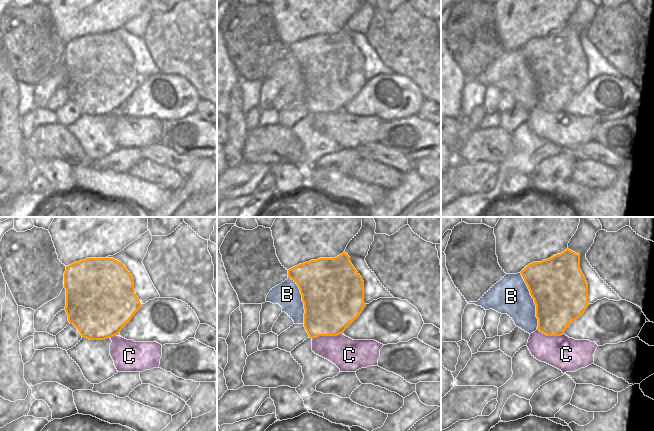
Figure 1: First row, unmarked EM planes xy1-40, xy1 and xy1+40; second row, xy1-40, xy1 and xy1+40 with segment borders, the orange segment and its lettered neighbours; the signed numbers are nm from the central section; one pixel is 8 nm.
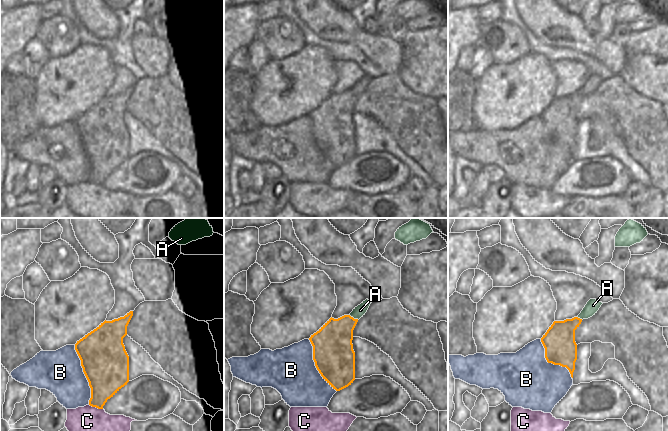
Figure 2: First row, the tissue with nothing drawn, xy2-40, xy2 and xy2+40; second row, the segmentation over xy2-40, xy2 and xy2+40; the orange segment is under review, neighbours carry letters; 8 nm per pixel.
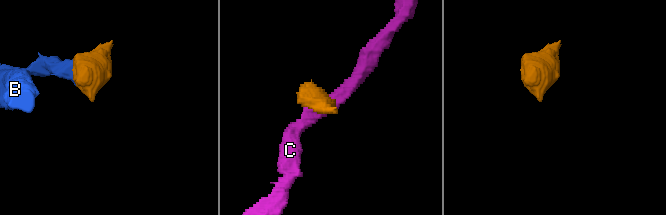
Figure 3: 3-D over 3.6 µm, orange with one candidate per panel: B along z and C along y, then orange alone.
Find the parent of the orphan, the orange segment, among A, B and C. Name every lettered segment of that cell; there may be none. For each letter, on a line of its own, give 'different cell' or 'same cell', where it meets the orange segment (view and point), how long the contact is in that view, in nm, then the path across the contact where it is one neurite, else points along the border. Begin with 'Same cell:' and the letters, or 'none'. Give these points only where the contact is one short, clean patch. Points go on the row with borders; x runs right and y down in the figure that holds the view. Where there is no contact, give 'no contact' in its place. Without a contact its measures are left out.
Same cell: A
A: same cell | xy2 (353, 318) | 90 nm | across xy2 (333, 342), (336, 335), (353, 318), (360, 310)
B: different cell | xy2-40 (85, 375) | 500 nm
C: different cell | xy1 (327, 335) | 260 nm | along xy1 (342, 332), (336, 335), (319, 335), (312, 338)

